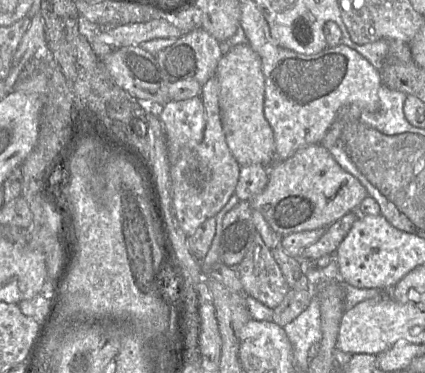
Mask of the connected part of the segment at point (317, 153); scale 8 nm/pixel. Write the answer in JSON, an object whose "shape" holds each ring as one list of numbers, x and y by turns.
{"shape":[[321,144,297,150,285,160,276,160,268,168,266,187,249,200,269,226,282,236,329,227,348,212,359,207,368,196,365,186,345,171]]}

